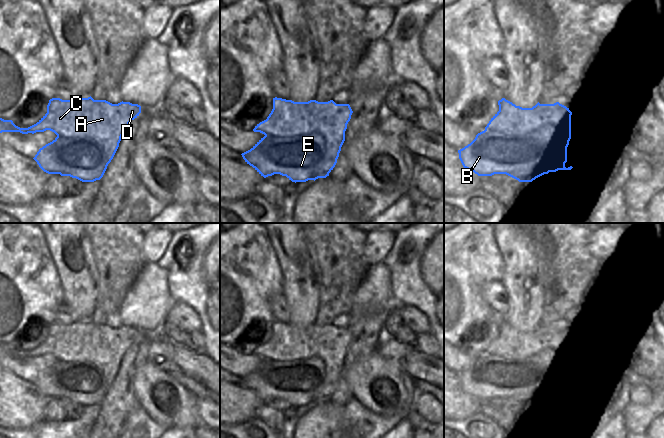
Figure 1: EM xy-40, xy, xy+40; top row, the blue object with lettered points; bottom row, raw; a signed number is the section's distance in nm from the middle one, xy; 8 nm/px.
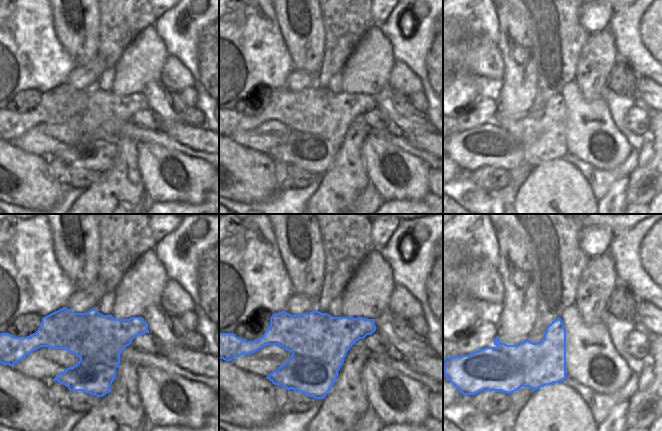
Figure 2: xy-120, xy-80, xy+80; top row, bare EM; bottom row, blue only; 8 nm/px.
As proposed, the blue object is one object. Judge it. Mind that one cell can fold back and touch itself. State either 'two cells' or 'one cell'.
two cells

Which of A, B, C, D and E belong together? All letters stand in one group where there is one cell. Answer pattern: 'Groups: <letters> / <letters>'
Groups: A C D / B E.

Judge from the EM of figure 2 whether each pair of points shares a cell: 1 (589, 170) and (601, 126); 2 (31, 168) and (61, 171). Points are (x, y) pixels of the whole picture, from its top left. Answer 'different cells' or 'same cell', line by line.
1: different cells
2: different cells

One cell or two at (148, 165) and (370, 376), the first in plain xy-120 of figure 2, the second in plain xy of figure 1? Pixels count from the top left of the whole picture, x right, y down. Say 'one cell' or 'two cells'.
one cell

